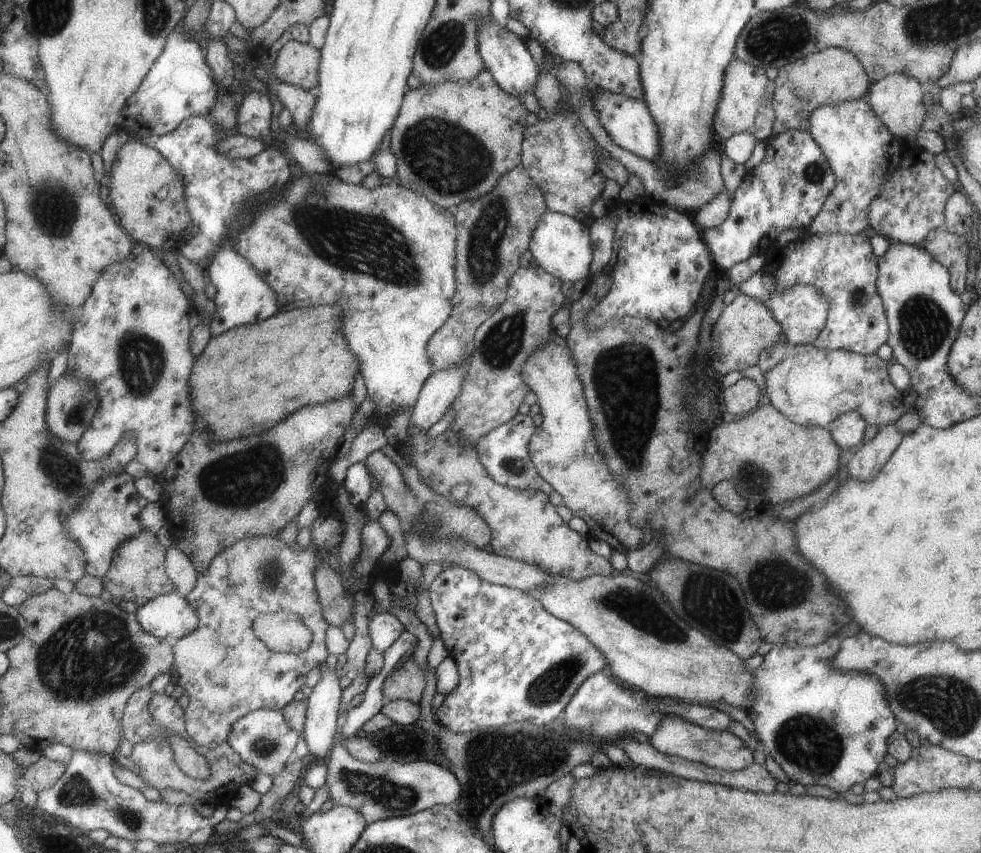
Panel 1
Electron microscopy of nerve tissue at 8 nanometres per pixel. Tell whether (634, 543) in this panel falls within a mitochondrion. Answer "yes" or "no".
no

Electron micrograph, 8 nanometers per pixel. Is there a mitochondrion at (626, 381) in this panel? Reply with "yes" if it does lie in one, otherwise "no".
yes

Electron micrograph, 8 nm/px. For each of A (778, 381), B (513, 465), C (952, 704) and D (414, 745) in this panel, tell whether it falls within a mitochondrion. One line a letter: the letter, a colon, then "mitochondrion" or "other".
A: other
B: mitochondrion
C: mitochondrion
D: other

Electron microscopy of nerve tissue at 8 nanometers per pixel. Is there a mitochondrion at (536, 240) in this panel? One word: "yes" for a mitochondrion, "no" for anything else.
no

